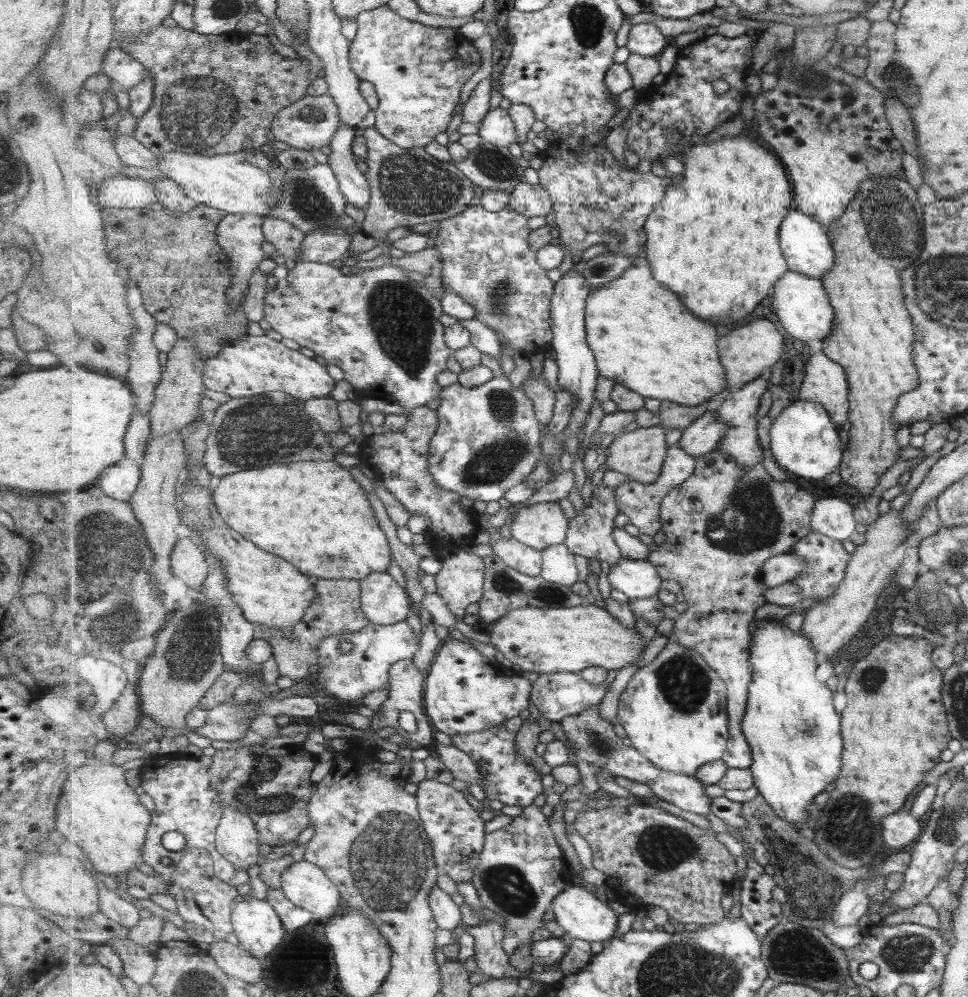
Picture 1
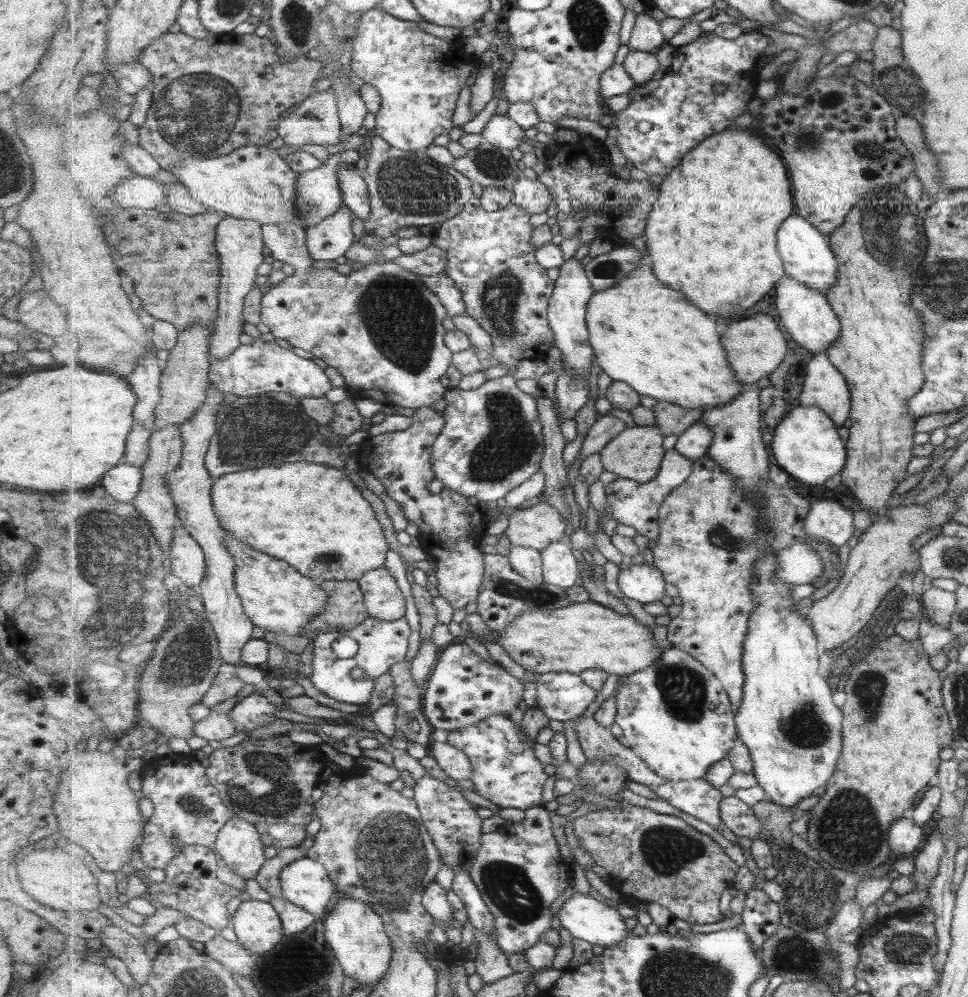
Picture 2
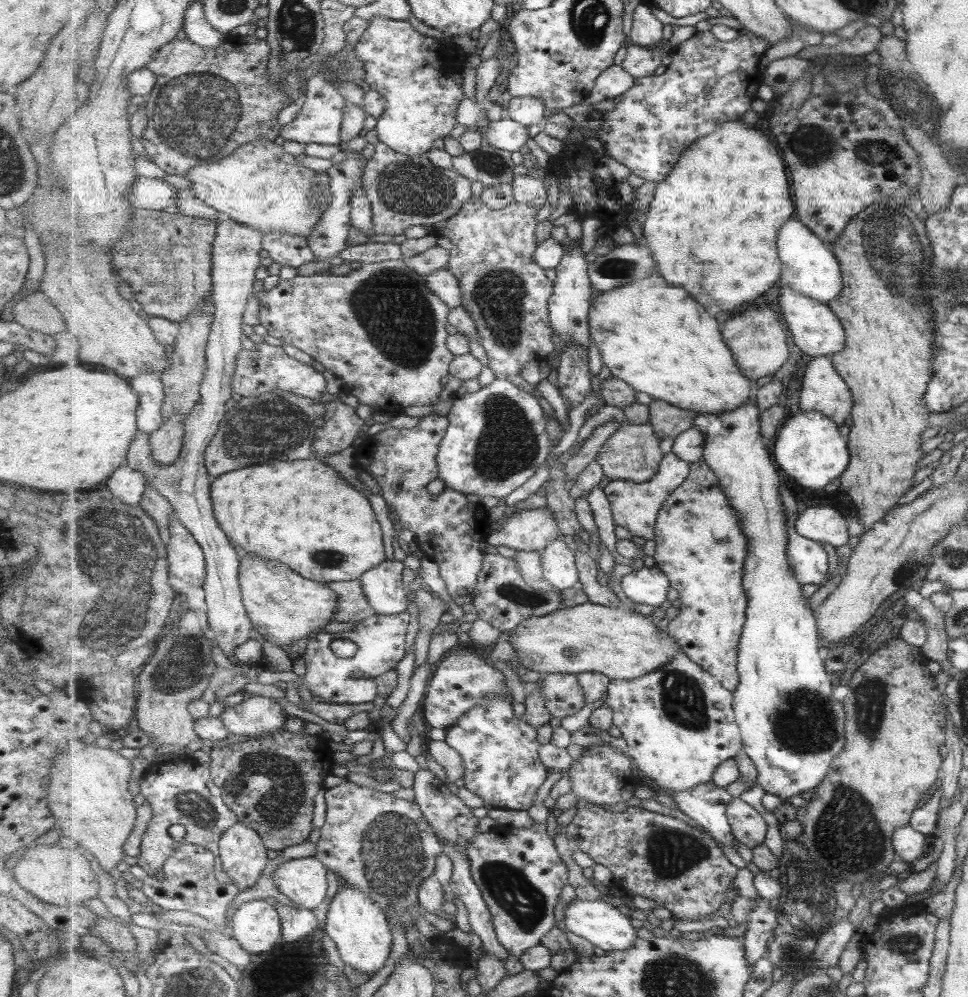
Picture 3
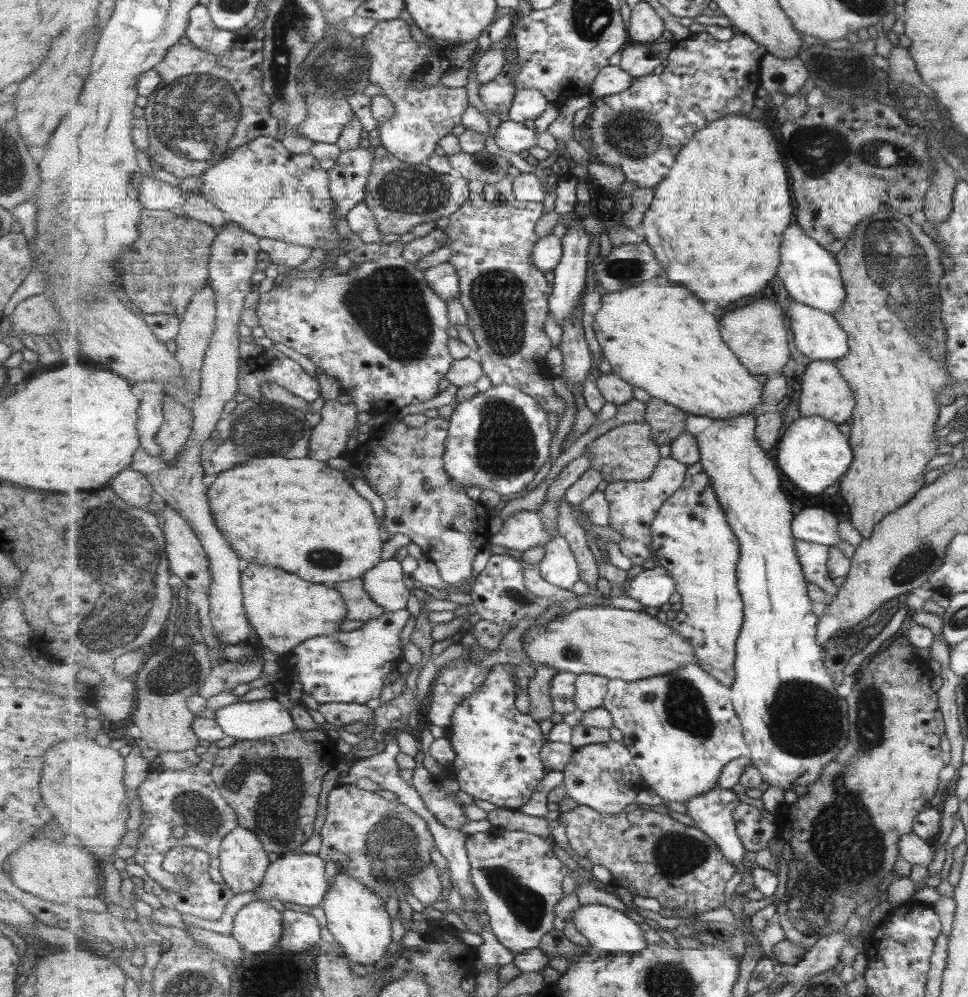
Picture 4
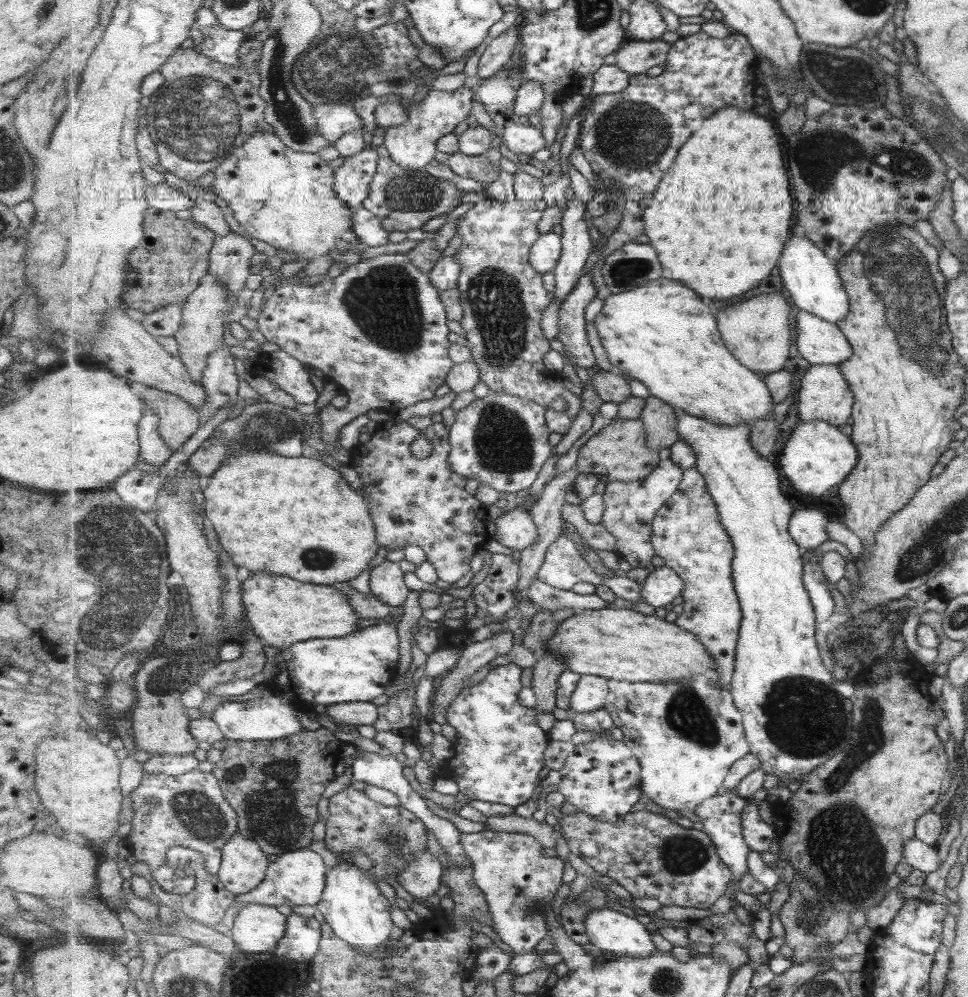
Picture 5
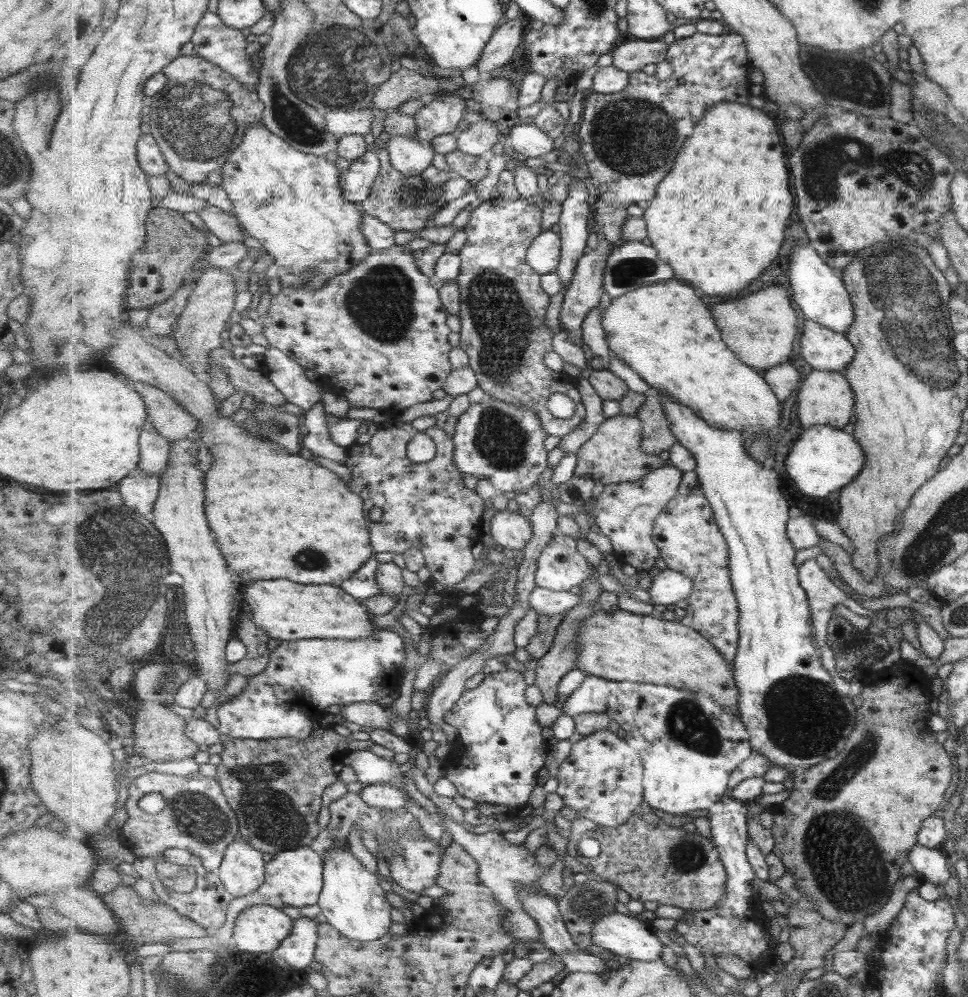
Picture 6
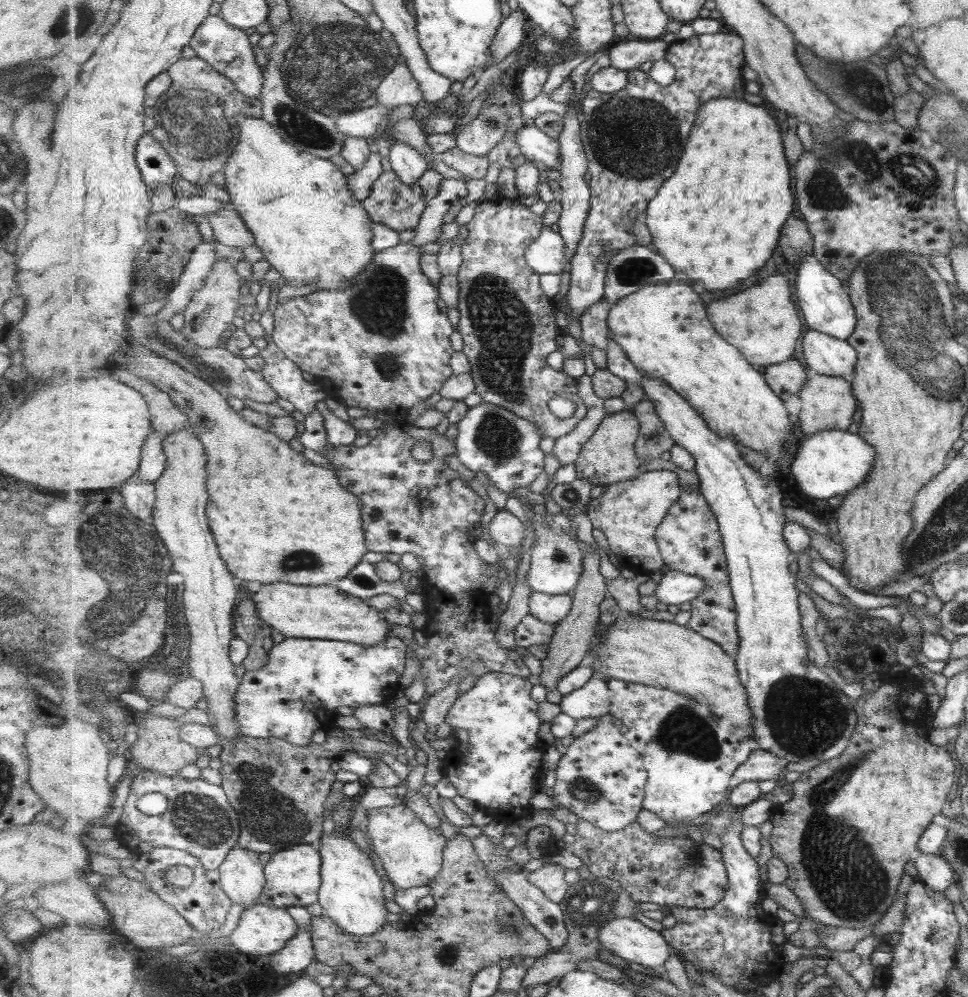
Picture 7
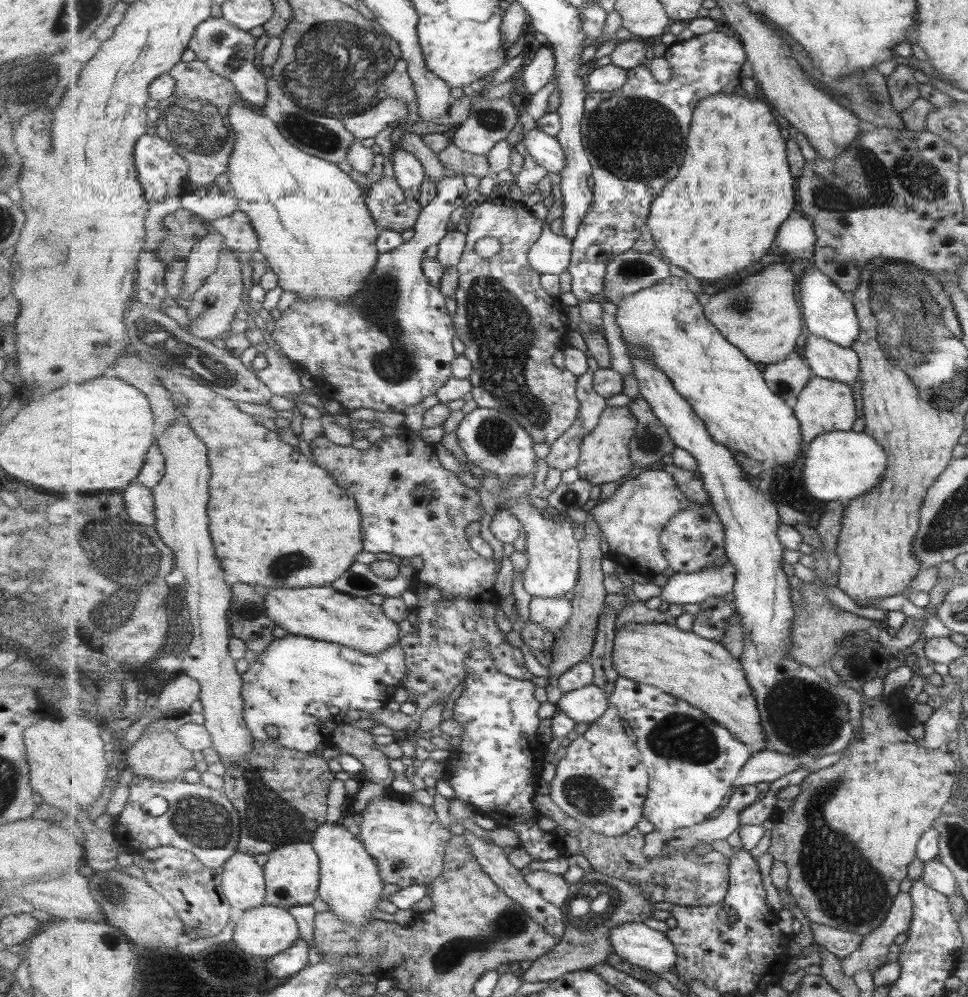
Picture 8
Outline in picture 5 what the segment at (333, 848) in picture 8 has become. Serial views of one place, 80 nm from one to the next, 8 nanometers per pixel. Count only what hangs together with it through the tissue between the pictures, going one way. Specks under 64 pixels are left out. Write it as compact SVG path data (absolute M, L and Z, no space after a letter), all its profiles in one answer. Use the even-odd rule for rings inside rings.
M345 858L337 859L337 864L328 871L326 880L322 901L316 908L339 938L364 953L376 951L379 945L387 943L395 928L391 920L391 902L381 894L375 881Z

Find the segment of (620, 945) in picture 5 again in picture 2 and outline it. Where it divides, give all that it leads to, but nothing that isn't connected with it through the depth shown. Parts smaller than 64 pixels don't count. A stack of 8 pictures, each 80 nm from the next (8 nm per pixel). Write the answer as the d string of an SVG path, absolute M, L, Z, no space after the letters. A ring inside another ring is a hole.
M576 891L563 903L557 914L561 920L561 925L568 930L573 938L590 942L592 945L595 944L595 946L601 946L604 949L622 944L631 933L630 930L627 930L627 922L619 914L619 910L603 904L587 894L579 894Z

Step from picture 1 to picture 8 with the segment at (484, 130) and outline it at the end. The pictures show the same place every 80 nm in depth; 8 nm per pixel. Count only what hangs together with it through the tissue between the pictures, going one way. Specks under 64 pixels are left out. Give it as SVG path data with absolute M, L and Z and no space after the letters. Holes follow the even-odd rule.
M534 128L525 135L522 143L528 155L548 171L560 174L566 169L567 156L557 137L549 136L539 128Z

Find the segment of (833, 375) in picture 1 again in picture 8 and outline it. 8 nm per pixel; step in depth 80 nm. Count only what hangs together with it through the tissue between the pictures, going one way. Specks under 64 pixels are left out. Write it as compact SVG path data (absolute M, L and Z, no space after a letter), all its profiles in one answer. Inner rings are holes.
M817 375L811 377L810 384L799 395L794 411L802 424L802 435L806 445L810 445L813 440L825 433L854 430L854 424L858 420L852 385Z

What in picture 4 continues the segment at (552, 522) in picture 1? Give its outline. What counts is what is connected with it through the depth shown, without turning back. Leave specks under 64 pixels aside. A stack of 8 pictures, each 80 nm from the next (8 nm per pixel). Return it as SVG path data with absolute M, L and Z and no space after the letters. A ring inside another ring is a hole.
M517 511L509 515L500 531L490 538L491 544L497 544L511 550L526 550L548 544L553 538L547 532L538 511Z

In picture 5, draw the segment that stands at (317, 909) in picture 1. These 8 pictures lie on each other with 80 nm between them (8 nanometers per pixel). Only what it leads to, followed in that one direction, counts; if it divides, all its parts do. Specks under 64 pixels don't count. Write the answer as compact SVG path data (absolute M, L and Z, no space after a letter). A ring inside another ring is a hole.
M307 848L282 854L270 864L265 880L254 891L237 896L238 906L242 908L249 904L259 904L279 907L307 904L316 907L322 901L326 889L327 873L323 858L313 850Z

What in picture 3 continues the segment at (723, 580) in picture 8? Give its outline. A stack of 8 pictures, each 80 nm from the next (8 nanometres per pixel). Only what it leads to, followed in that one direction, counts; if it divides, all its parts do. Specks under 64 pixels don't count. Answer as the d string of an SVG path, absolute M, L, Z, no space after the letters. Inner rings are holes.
M658 566L633 570L623 576L621 588L628 599L635 603L660 607L667 602L667 594L671 590L669 578Z

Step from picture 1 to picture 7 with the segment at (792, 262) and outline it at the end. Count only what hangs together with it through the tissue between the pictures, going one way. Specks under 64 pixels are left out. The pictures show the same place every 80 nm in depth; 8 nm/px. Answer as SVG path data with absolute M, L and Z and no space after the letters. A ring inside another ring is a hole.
M813 254L804 258L805 262L799 266L796 279L796 300L803 313L804 320L810 329L823 331L835 338L848 340L856 331L858 314L852 302L849 289L842 279L837 278L831 271L819 262Z

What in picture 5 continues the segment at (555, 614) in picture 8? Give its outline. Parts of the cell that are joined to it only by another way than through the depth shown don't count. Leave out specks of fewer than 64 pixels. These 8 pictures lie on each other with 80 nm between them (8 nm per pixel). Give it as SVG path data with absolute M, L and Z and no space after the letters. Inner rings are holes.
M539 578L533 581L533 585L529 586L529 591L525 594L527 598L535 604L535 608L547 611L559 611L571 609L573 612L580 610L602 610L613 607L615 609L631 609L633 605L630 601L617 598L613 604L605 602L596 593L583 596L583 594L575 594L571 590L555 589L549 586Z

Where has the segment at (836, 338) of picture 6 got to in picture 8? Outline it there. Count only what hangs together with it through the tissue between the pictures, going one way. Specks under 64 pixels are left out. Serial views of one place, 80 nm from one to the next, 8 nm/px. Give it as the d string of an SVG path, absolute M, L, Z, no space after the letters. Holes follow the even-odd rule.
M814 334L807 338L804 357L815 375L843 384L855 384L862 373L858 352Z

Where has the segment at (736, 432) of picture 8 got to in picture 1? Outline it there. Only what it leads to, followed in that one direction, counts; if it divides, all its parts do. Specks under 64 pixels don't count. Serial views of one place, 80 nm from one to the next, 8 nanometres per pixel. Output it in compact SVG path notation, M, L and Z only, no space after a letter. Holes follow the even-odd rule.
M647 254L645 258L635 258L631 268L617 282L593 289L586 306L586 331L600 374L616 384L628 386L645 398L670 400L683 406L699 406L710 401L717 404L730 393L728 376L717 344L717 328L687 310L675 292L661 288L661 284L653 278Z

